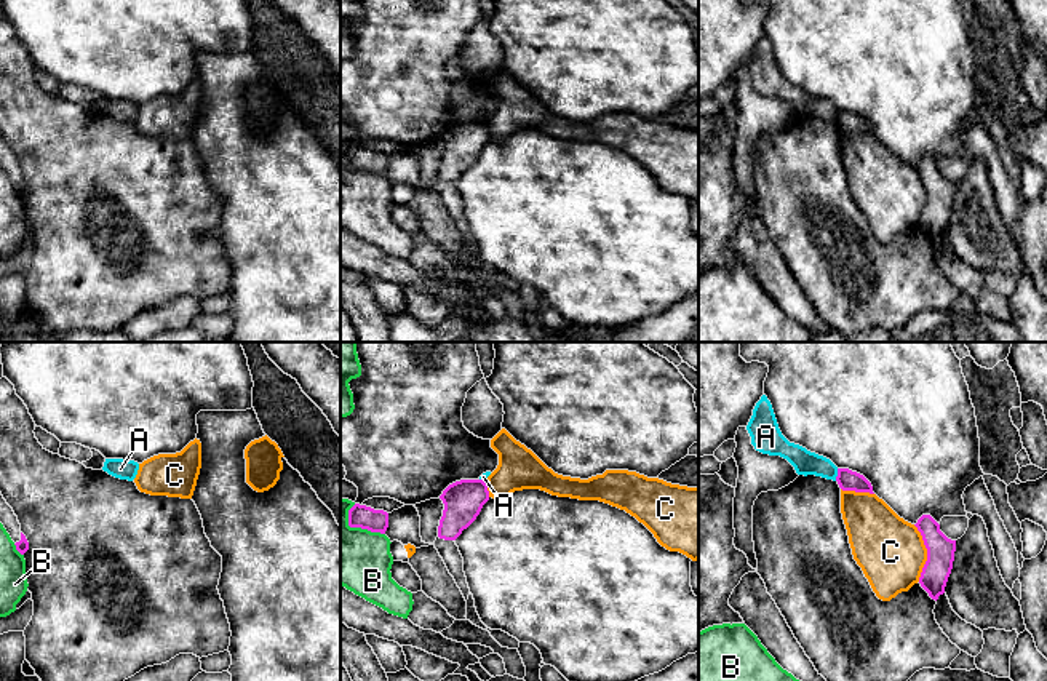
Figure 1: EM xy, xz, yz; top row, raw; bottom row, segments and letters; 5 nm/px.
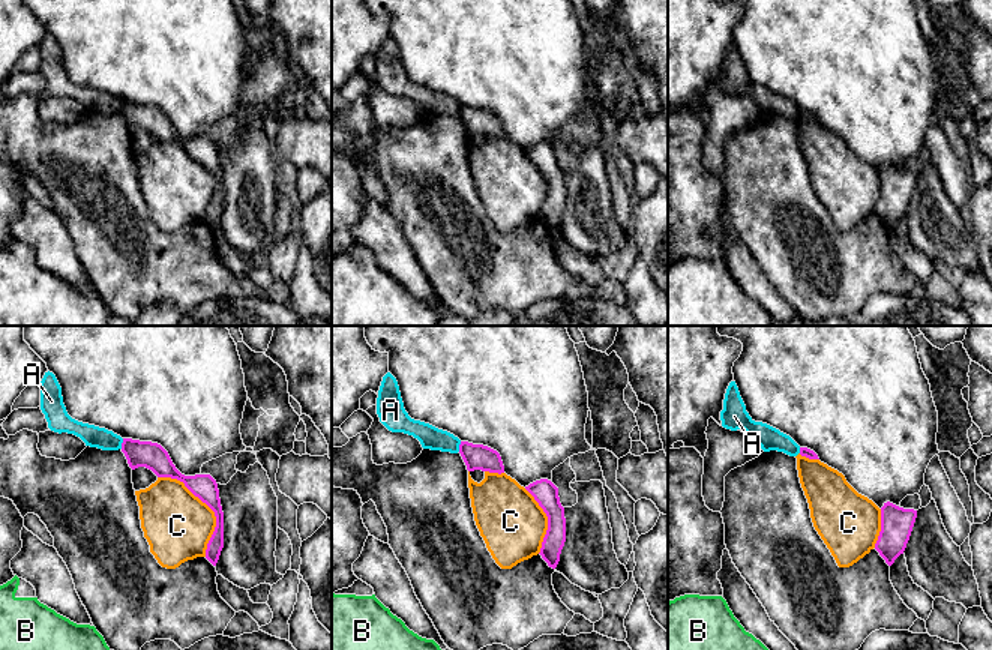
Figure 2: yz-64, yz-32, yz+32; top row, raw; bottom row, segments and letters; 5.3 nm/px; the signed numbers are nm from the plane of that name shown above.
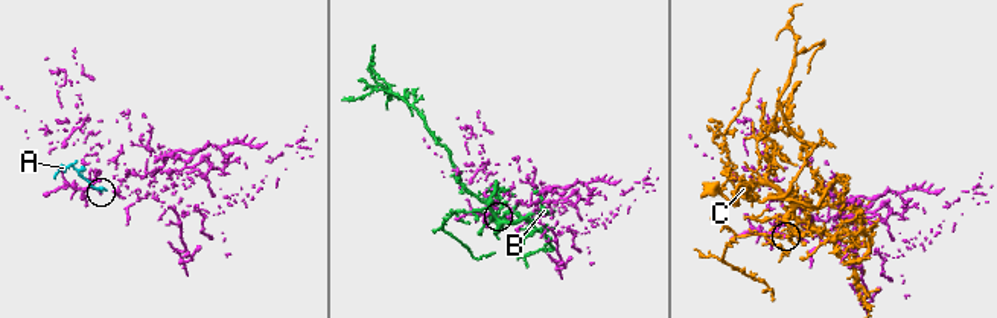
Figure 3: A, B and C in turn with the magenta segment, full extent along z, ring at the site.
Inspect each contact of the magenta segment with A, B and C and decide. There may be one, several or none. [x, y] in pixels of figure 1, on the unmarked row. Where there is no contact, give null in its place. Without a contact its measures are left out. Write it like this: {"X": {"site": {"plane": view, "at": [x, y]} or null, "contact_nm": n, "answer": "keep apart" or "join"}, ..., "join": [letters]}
{"A": {"site": {"plane": "yz", "at": [838, 117]}, "contact_nm": 70, "answer": "keep apart"}, "B": {"site": {"plane": "xz", "at": [360, 168]}, "contact_nm": 220, "answer": "keep apart"}, "C": {"site": {"plane": "yz", "at": [927, 195]}, "contact_nm": 280, "answer": "keep apart"}, "join": []}

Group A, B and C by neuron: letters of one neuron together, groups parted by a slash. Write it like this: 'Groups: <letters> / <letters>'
Groups: A / B / C

